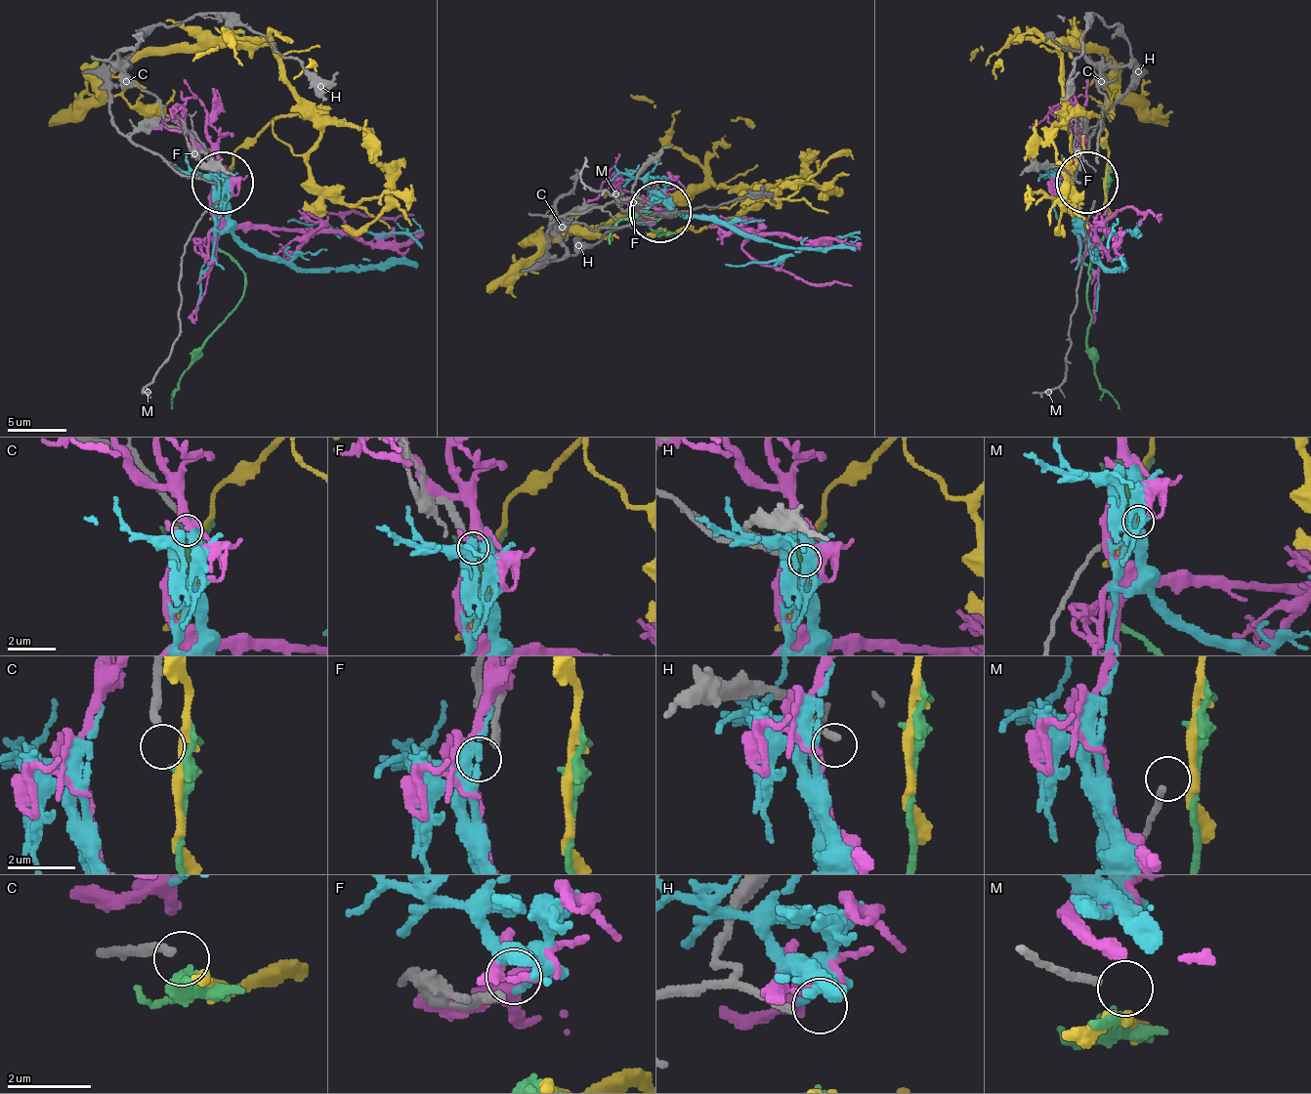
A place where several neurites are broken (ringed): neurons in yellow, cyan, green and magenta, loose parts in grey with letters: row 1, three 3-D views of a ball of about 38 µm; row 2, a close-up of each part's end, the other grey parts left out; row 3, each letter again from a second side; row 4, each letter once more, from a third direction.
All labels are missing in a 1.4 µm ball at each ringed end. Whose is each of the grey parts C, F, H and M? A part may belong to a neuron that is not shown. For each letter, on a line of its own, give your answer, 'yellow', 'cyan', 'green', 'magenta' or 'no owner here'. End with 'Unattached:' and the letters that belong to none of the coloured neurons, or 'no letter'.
C: green
F: cyan
H: no owner here
M: no owner here
Unattached: H, M

